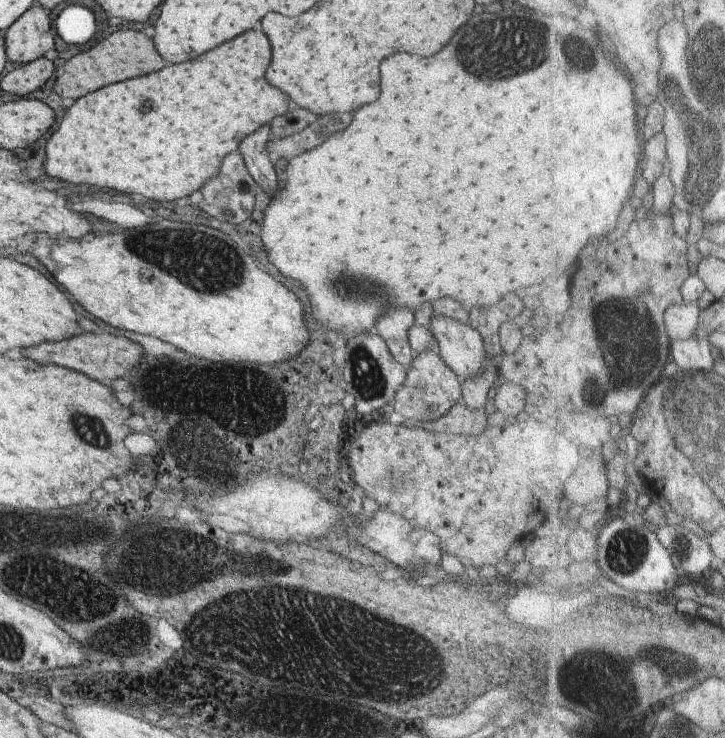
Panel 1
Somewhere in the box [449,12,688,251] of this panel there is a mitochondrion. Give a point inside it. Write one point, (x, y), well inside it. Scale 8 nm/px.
(490, 47)

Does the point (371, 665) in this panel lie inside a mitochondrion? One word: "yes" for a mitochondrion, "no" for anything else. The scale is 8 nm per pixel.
yes

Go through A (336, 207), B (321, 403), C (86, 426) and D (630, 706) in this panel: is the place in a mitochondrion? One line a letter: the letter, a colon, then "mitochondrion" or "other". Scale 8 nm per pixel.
A: other
B: other
C: mitochondrion
D: mitochondrion

